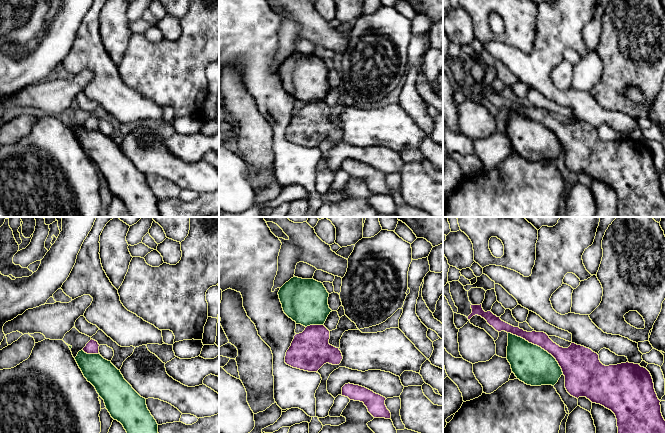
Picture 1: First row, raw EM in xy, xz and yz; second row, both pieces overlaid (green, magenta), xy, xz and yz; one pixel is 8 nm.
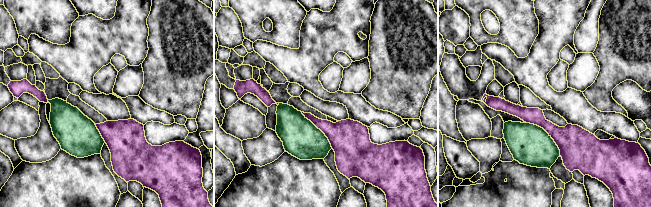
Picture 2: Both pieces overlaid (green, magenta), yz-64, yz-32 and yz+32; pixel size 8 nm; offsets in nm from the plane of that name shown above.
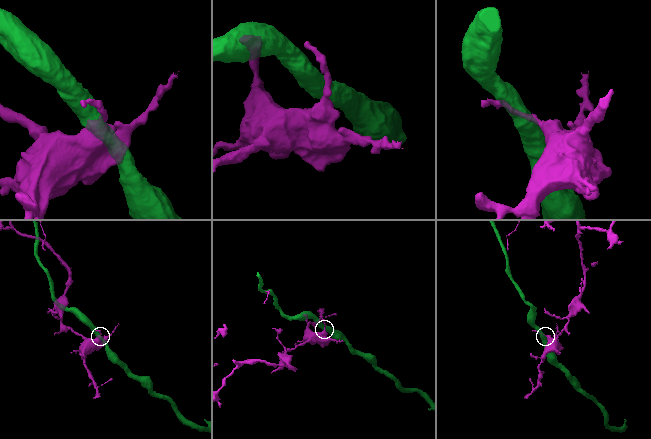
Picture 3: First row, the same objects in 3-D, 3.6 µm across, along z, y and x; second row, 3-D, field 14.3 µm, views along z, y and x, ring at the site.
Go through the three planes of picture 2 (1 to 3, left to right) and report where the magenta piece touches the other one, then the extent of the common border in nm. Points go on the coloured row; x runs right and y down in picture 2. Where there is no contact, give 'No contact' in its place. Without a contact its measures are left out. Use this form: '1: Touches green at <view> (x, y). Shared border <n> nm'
1: Touches green at yz-64 (99, 133). Shared border 180 nm
2: Touches green at yz-32 (320, 130). Shared border 380 nm
3: Touches green at yz+32 (547, 133). Shared border 400 nm

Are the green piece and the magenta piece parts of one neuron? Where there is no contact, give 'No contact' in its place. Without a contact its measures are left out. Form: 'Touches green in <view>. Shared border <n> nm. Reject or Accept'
Touches green in yz. Shared border 550 nm. Reject

